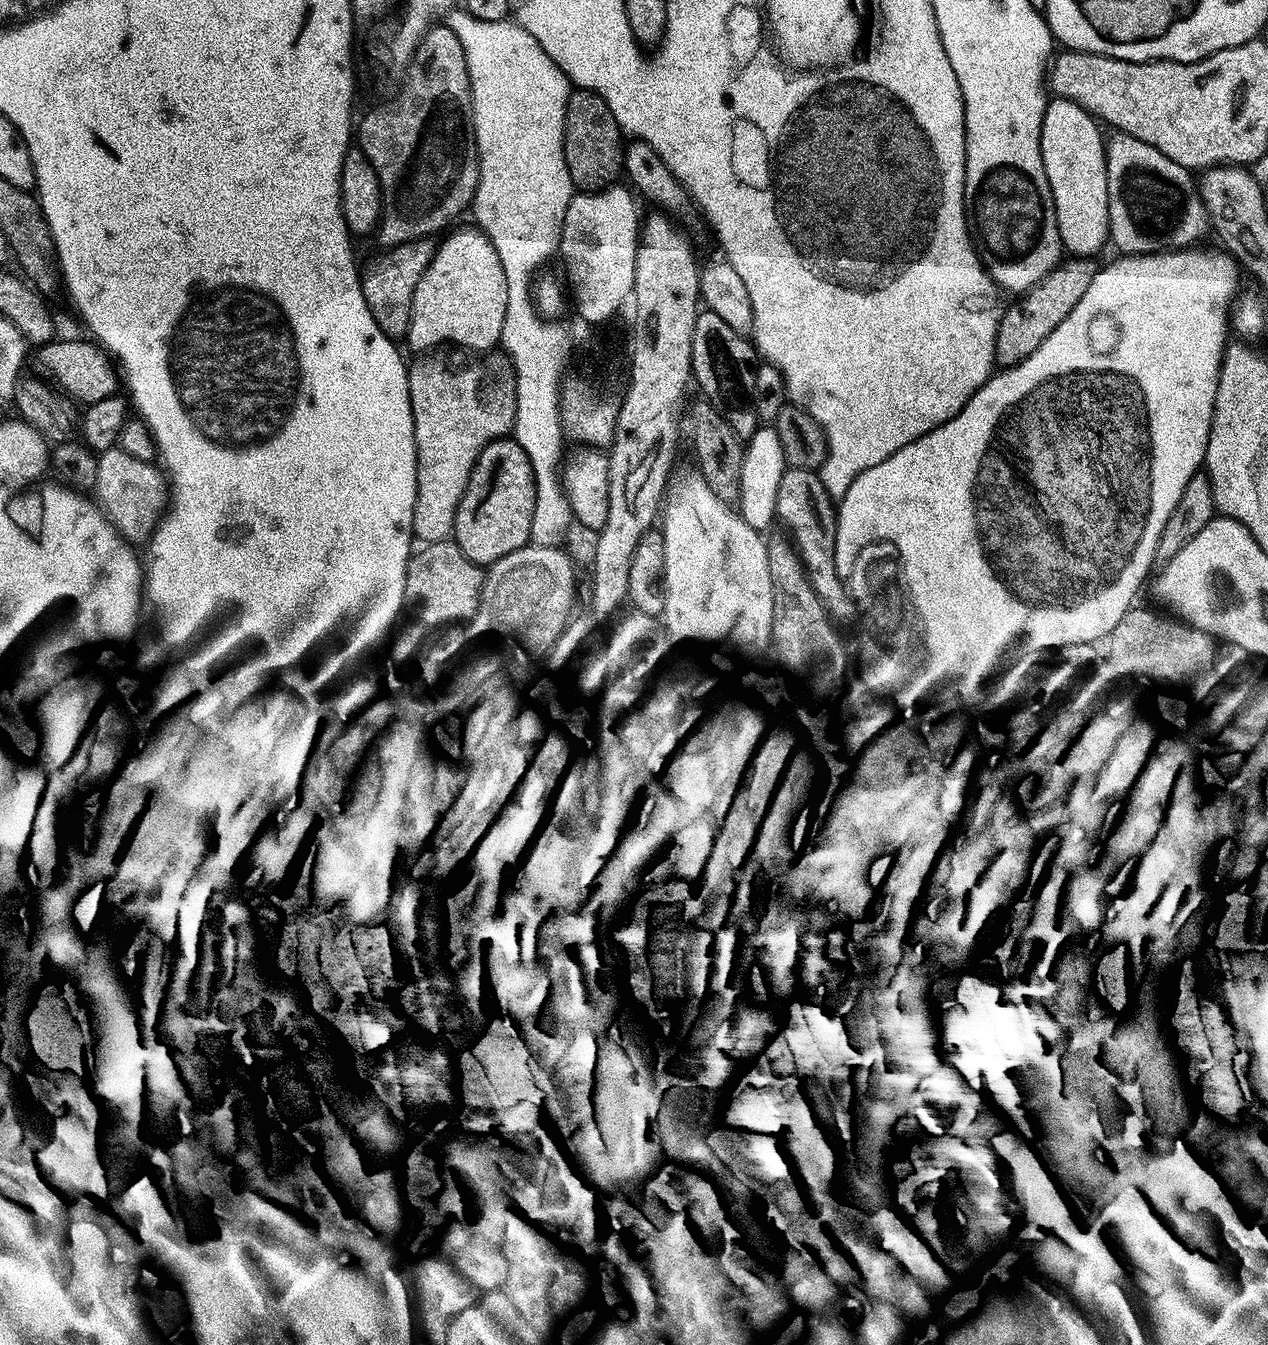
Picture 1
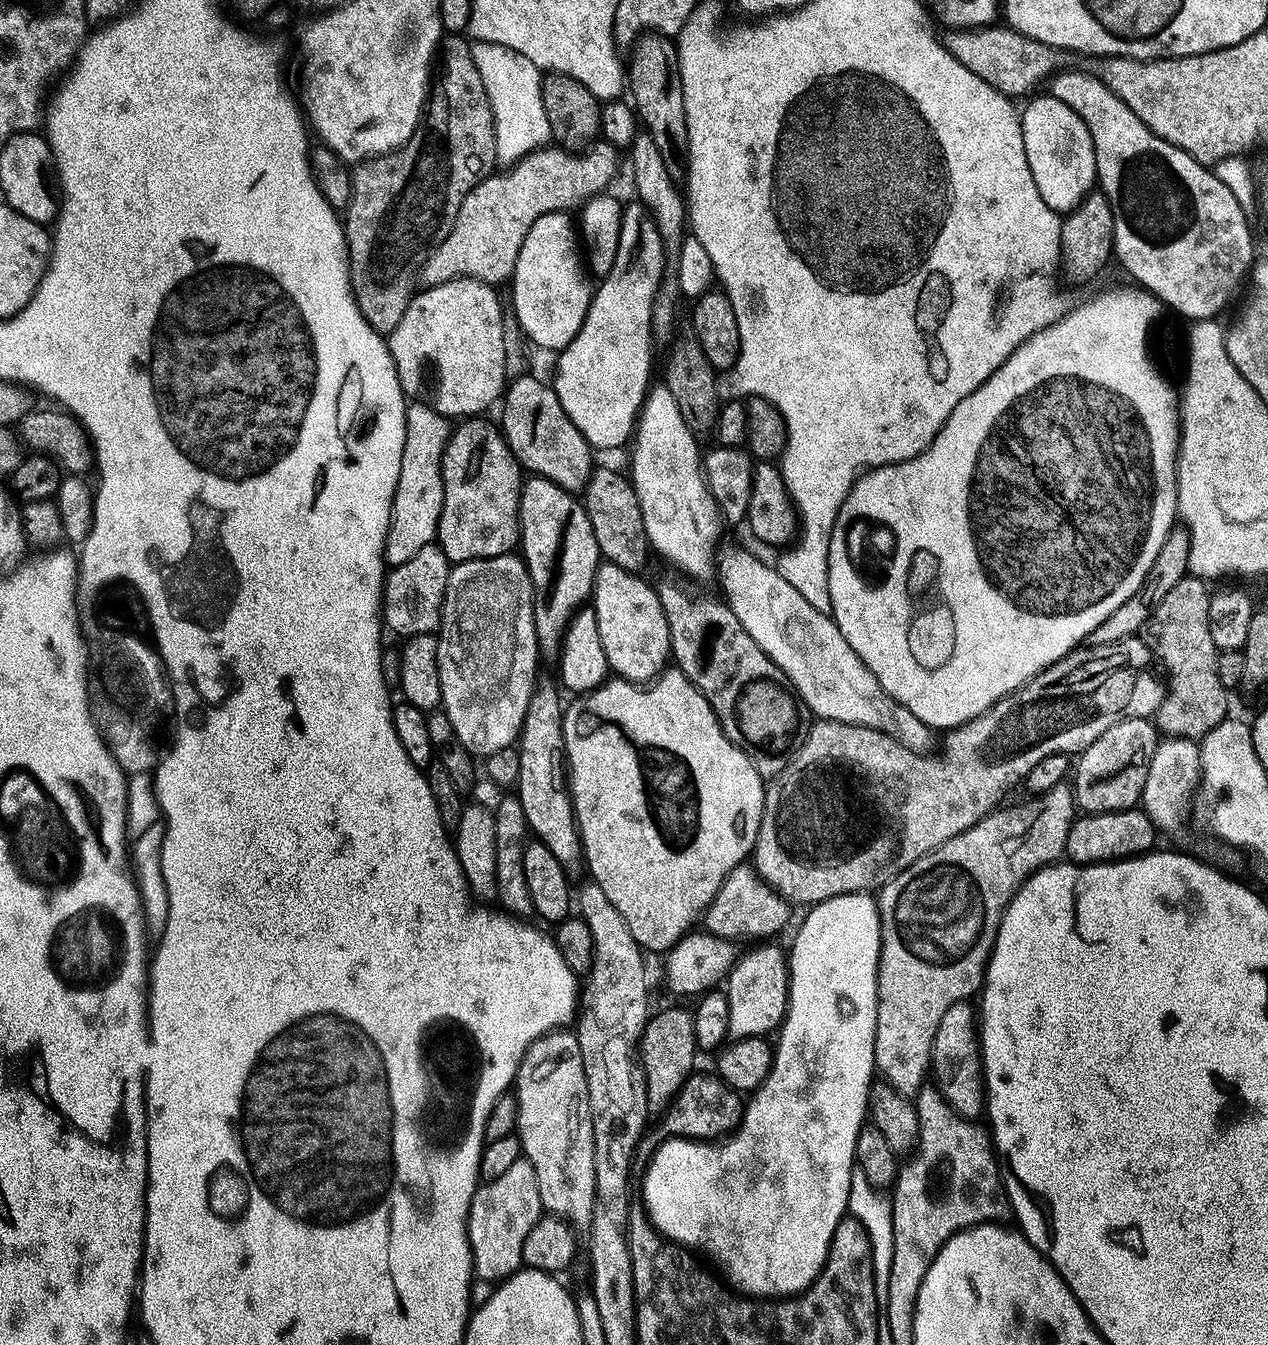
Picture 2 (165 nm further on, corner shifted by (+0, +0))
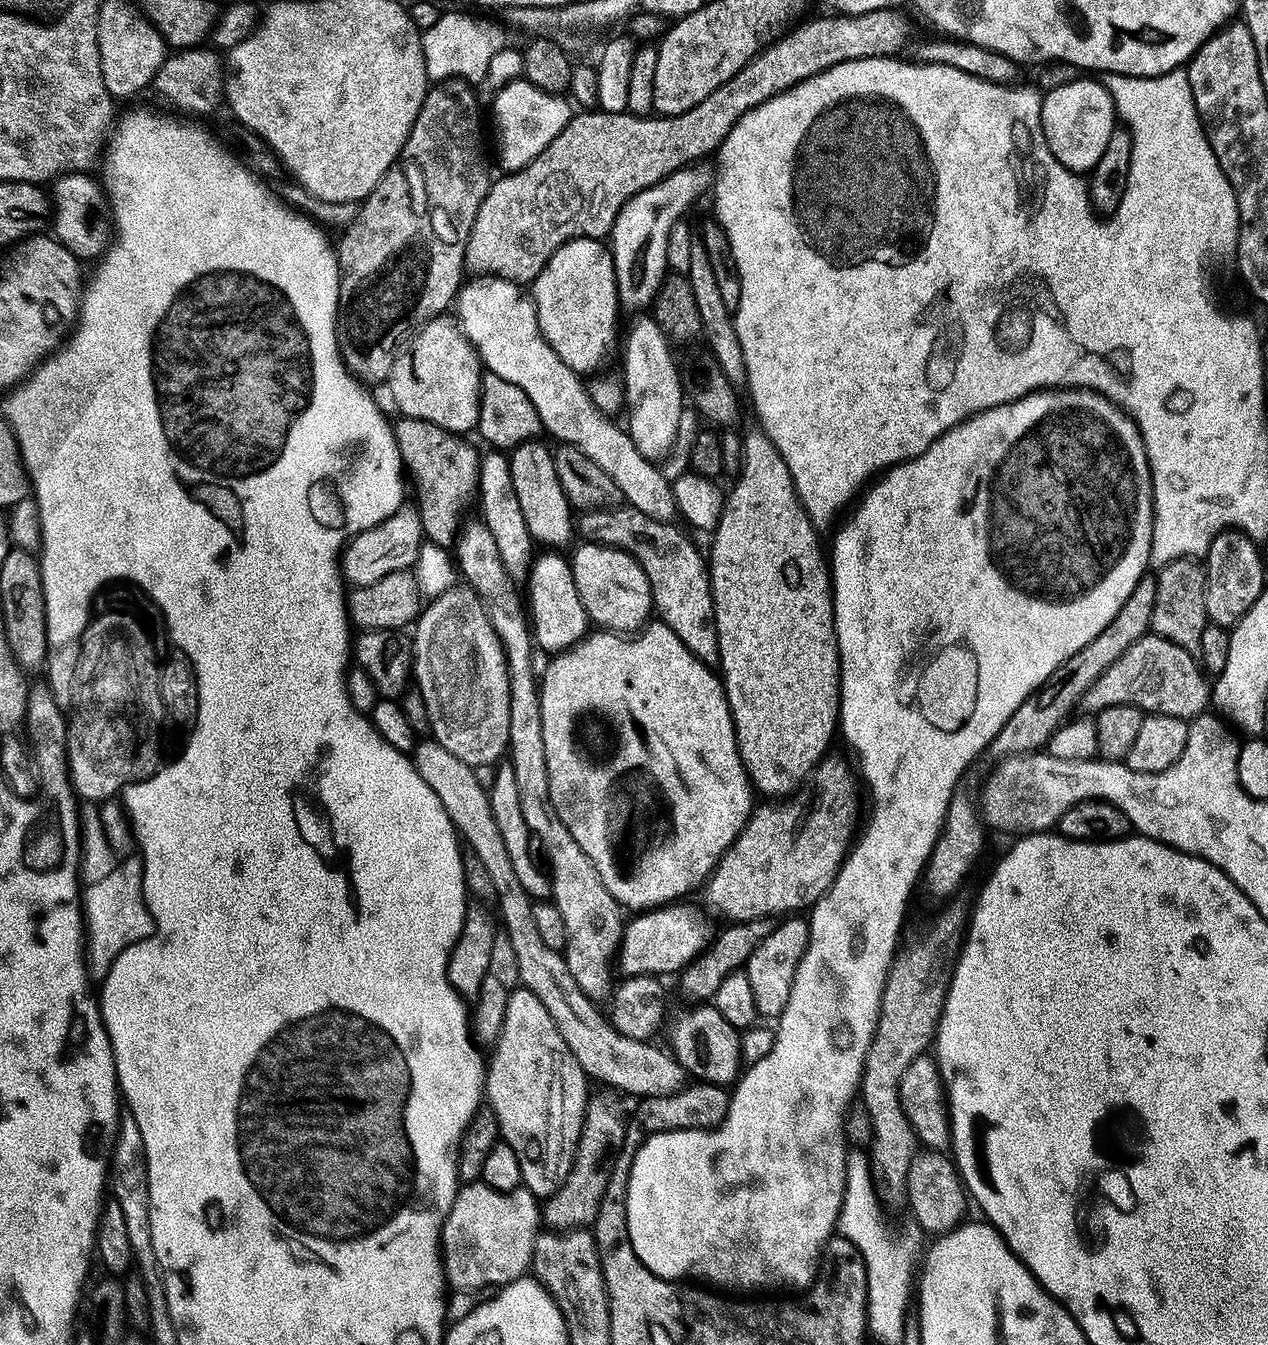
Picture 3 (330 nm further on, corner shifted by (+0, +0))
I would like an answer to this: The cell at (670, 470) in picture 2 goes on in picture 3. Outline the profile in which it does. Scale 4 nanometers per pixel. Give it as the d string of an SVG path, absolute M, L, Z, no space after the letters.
M640 314L636 317L637 320L628 328L628 338L624 342L622 384L628 412L626 431L639 454L653 462L660 462L674 446L678 418L686 407L686 393L681 369L676 369L676 360L672 357L673 345L658 326L655 315Z

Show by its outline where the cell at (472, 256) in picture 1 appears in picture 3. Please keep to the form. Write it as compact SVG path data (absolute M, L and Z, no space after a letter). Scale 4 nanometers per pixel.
M441 314L436 319L427 321L411 340L412 353L409 356L397 355L392 375L386 381L386 388L392 391L393 402L401 408L399 411L403 415L412 416L415 420L434 422L434 426L442 426L446 431L457 434L468 434L470 430L472 432L479 422L482 377L482 363L476 348L463 335L459 324L454 322L451 315L448 317L448 314Z

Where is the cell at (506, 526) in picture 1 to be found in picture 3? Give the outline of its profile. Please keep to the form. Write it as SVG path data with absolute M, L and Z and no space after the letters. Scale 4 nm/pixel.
M401 415L400 421L395 421L396 445L400 451L400 463L410 477L410 484L416 487L415 507L420 509L420 521L425 537L440 548L451 549L458 539L462 527L460 515L468 503L473 503L480 486L480 458L474 445L463 435L448 432L442 426L434 426L434 422L415 420L412 416Z

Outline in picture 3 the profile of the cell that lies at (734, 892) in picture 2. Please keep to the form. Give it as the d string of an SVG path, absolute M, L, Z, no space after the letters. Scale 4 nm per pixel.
M673 902L665 904L659 908L641 911L631 921L625 923L624 936L620 939L620 950L618 953L618 968L624 971L625 977L630 976L650 976L653 974L665 974L664 972L679 973L689 964L698 953L704 951L712 943L714 927L707 920L707 915L699 916L696 912L691 912L684 905L684 902Z

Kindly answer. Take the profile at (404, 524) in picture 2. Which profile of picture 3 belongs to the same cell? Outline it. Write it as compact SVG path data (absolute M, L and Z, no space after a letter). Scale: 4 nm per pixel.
M405 502L390 518L353 536L344 545L340 560L341 573L349 585L360 588L386 578L386 574L407 572L415 565L420 545L425 543L425 540L420 509Z

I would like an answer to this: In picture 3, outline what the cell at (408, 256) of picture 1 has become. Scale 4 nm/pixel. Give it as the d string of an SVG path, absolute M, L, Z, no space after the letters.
M879 8L877 12L867 12L861 16L841 16L839 14L827 14L821 20L812 20L809 24L800 24L793 32L785 31L784 37L773 39L772 43L755 56L744 69L738 74L734 74L734 78L730 78L722 86L718 86L718 90L714 90L714 94L710 94L710 98L706 98L702 102L698 102L698 106L694 106L690 110L686 110L677 116L662 116L659 114L648 116L633 116L631 112L602 112L599 110L580 110L573 115L568 121L568 125L556 137L554 142L550 142L548 148L542 150L540 154L535 156L525 168L520 168L517 172L510 172L501 175L501 180L493 179L489 186L485 200L478 208L477 217L474 218L473 229L470 230L469 241L466 242L464 268L467 271L472 271L472 274L491 274L500 276L502 279L511 280L519 286L531 285L532 281L538 278L538 274L546 266L546 262L554 254L554 250L558 250L567 240L574 240L577 236L585 236L591 240L600 240L607 237L611 233L614 222L618 218L618 210L622 210L622 206L630 198L634 198L634 194L638 194L642 190L646 190L650 186L654 186L662 178L672 175L680 168L689 167L693 162L703 161L704 156L708 156L717 151L721 141L726 138L726 134L730 134L730 130L738 122L738 118L742 114L746 114L752 108L756 108L762 102L766 102L771 96L775 96L777 92L785 92L787 88L792 88L795 84L801 84L810 76L817 76L820 72L825 72L828 68L832 68L835 64L841 64L847 60L861 60L867 56L892 56L905 51L906 45L909 43L908 28L900 20L895 20L893 13L885 8Z

